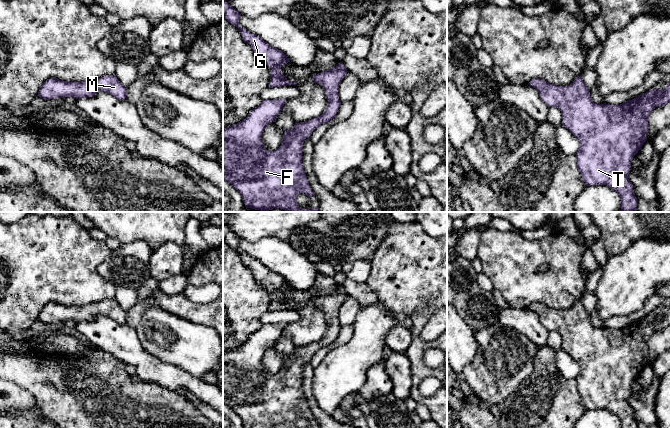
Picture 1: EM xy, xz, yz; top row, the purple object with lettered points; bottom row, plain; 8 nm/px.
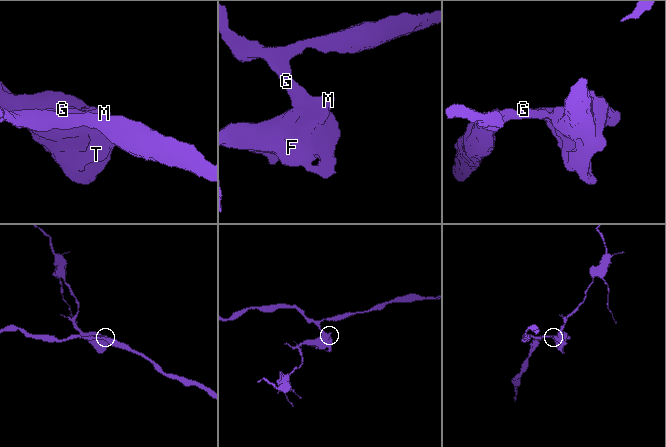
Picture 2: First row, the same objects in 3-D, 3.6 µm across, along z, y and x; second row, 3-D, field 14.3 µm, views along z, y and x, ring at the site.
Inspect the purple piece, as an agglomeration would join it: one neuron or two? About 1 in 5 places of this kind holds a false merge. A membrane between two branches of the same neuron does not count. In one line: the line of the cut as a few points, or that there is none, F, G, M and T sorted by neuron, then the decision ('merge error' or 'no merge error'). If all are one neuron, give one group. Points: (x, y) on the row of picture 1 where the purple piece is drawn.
cut none; groups F G M T; no merge error

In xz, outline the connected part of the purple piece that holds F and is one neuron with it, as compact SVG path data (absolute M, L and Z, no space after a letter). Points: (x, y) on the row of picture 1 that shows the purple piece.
M338 63L331 70L312 76L312 80L325 90L328 101L326 110L319 117L295 123L292 129L285 130L281 145L274 151L267 151L262 144L262 132L281 113L286 99L263 100L245 119L230 127L223 127L223 180L241 194L245 207L261 211L280 208L286 212L318 212L318 208L301 209L296 202L296 196L300 193L310 198L314 195L302 165L303 142L318 126L330 123L337 114L341 105L339 85L347 72L345 66Z

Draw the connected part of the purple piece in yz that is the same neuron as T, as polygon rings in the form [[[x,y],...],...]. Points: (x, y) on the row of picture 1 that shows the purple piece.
[[[578,76],[568,86],[557,86],[538,78],[531,80],[529,85],[539,92],[546,105],[556,107],[561,111],[562,125],[578,139],[580,146],[575,153],[577,167],[586,186],[607,185],[613,188],[621,198],[620,212],[636,212],[638,201],[634,194],[633,185],[628,179],[631,161],[647,140],[649,114],[655,107],[661,107],[670,102],[670,83],[665,89],[651,89],[620,105],[594,103],[581,76]]]

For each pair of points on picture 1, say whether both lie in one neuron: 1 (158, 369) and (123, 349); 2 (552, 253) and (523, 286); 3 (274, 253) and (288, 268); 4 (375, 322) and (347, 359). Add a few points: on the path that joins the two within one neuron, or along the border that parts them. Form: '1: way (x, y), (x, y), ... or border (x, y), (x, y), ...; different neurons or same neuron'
1: way (149, 368), (132, 352); same neuron
2: way (542, 255), (523, 276); same neuron
3: way (278, 257), (285, 264); same neuron
4: way (370, 331), (369, 337), (356, 350); same neuron

